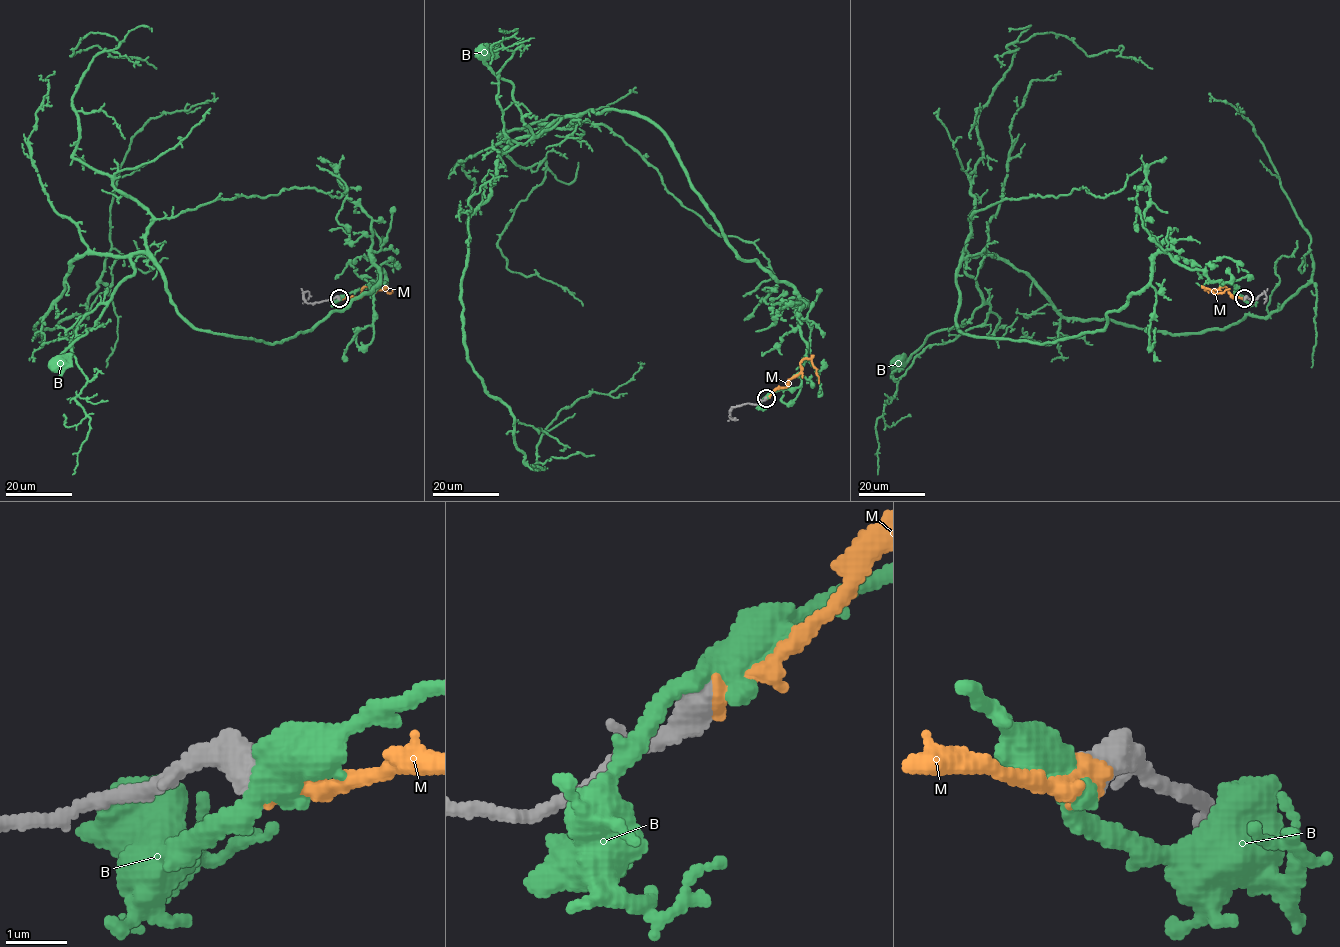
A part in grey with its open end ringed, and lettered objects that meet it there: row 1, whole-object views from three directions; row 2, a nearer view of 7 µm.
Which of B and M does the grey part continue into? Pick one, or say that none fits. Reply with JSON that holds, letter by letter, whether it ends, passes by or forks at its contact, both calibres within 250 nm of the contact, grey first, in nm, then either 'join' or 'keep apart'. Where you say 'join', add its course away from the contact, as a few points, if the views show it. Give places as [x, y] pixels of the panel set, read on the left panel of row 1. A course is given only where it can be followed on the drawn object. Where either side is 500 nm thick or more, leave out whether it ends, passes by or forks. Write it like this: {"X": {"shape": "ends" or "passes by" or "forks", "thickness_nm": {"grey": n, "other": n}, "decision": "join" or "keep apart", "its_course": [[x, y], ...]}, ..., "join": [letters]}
{"B": {"thickness_nm": {"grey": 550, "other": 480}, "decision": "keep apart"}, "M": {"thickness_nm": {"grey": 550, "other": 400}, "decision": "join", "its_course": [[340, 298], [359, 297], [365, 286], [371, 286], [374, 290], [385, 288], [389, 293], [392, 288]]}, "join": ["M"]}

